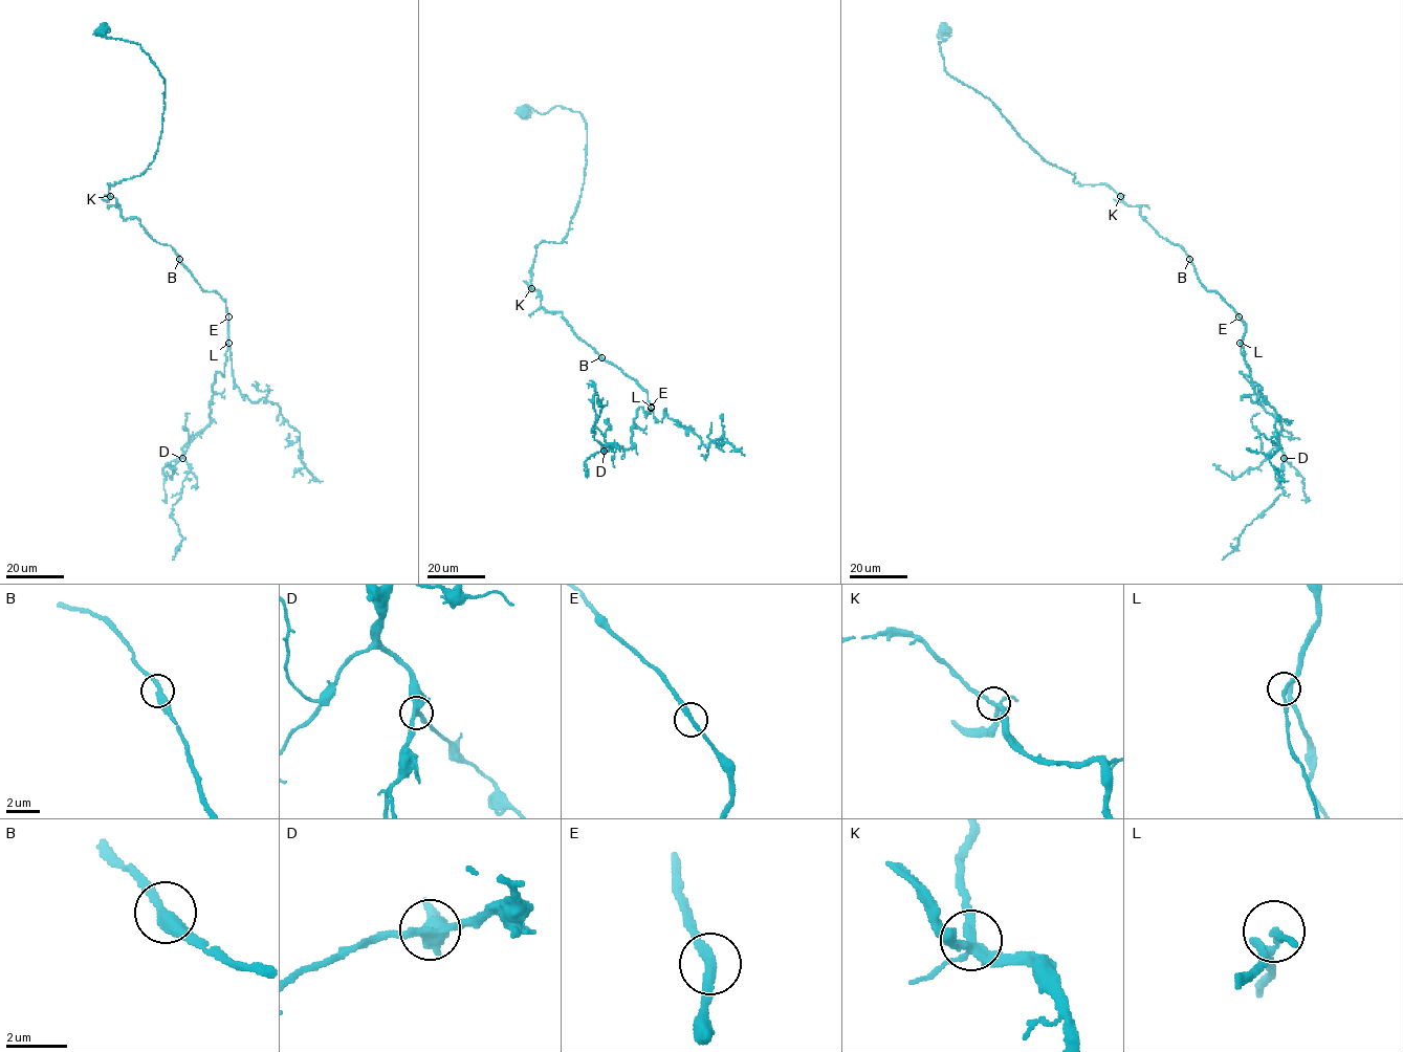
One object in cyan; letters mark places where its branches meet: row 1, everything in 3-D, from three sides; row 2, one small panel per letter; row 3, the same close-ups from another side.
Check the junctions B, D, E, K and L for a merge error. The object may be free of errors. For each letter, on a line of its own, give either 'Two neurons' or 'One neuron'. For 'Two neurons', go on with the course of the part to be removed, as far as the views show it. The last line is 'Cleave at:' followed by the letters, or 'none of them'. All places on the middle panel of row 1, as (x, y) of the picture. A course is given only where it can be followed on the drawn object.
B: One neuron
D: One neuron
E: One neuron
K: One neuron
L: One neuron
Cleave at: none of them

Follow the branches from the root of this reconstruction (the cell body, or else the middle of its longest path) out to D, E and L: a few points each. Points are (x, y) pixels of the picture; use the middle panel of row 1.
D: (523, 110), (586, 124), (578, 205), (561, 243), (536, 246), (530, 284), (648, 393), (632, 446), (604, 451)
E: (523, 110), (569, 108), (587, 128), (578, 205), (561, 243), (536, 246), (531, 287), (651, 407)
L: (523, 110), (569, 108), (587, 128), (578, 205), (561, 243), (536, 246), (531, 287), (651, 408)

